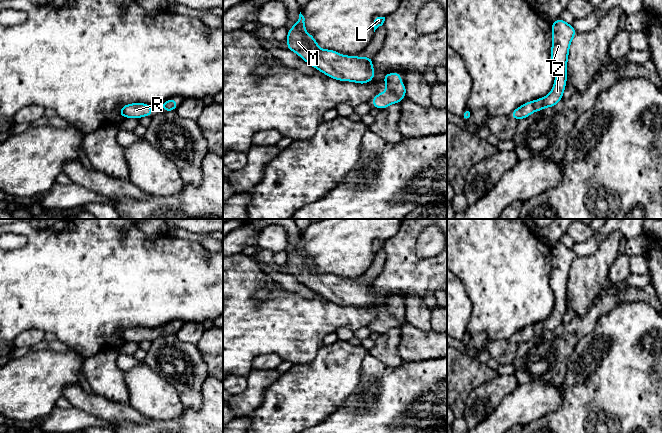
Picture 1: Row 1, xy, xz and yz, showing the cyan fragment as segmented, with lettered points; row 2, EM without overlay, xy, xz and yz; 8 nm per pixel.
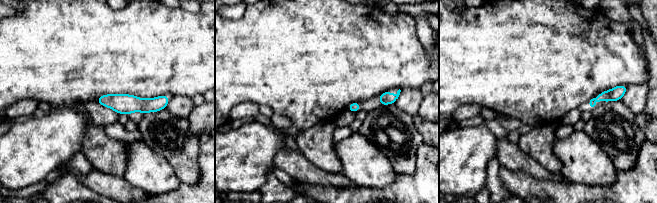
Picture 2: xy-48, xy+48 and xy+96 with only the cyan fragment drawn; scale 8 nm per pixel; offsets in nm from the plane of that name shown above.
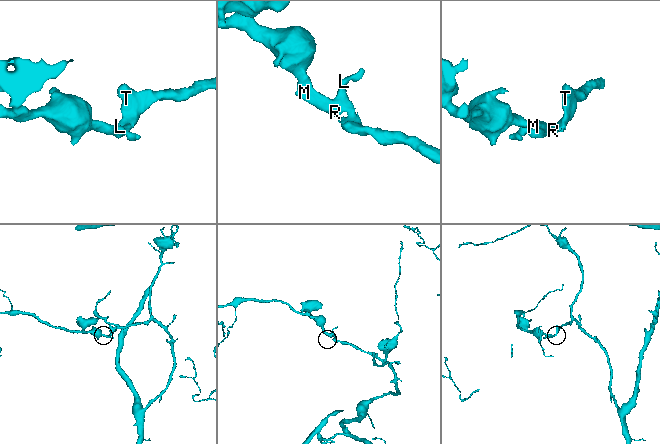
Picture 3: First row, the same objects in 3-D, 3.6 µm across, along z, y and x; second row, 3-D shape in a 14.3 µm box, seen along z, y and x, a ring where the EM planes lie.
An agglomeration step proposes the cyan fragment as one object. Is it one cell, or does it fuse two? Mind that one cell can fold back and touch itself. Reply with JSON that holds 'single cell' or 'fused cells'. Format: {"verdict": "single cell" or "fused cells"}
{"verdict": "single cell"}

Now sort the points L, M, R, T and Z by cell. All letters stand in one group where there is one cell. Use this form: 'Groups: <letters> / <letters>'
Groups: L M R T Z

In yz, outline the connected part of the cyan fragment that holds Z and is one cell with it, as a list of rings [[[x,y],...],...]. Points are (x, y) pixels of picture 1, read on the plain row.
[[[558,242],[551,248],[551,252],[551,288],[555,294],[555,308],[552,310],[552,314],[547,320],[535,325],[526,326],[518,333],[513,334],[510,340],[517,344],[524,343],[534,335],[541,335],[545,331],[553,331],[563,321],[567,304],[567,284],[570,267],[577,255],[572,249],[567,248],[561,242]]]

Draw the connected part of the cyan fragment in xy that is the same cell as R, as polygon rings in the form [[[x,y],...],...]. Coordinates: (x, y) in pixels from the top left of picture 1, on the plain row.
[[[132,327],[122,330],[119,335],[119,338],[123,342],[130,341],[130,342],[139,343],[143,340],[151,340],[153,333],[154,332],[148,328]]]

